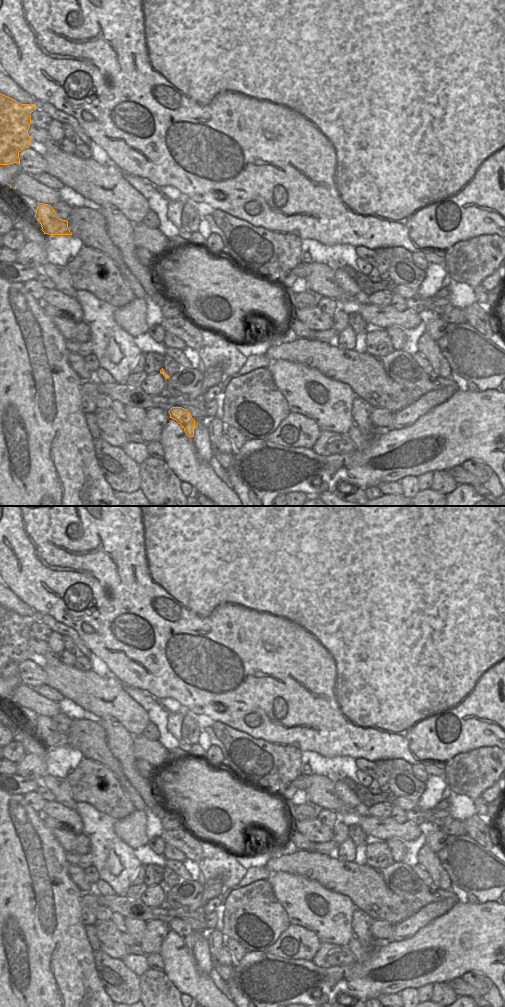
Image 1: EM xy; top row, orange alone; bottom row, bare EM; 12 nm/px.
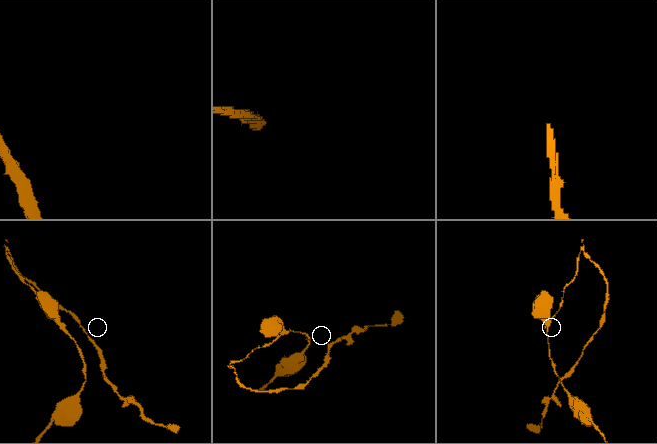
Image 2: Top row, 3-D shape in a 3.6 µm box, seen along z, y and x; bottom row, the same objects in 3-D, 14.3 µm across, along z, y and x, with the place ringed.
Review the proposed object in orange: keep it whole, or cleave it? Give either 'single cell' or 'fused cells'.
fused cells

